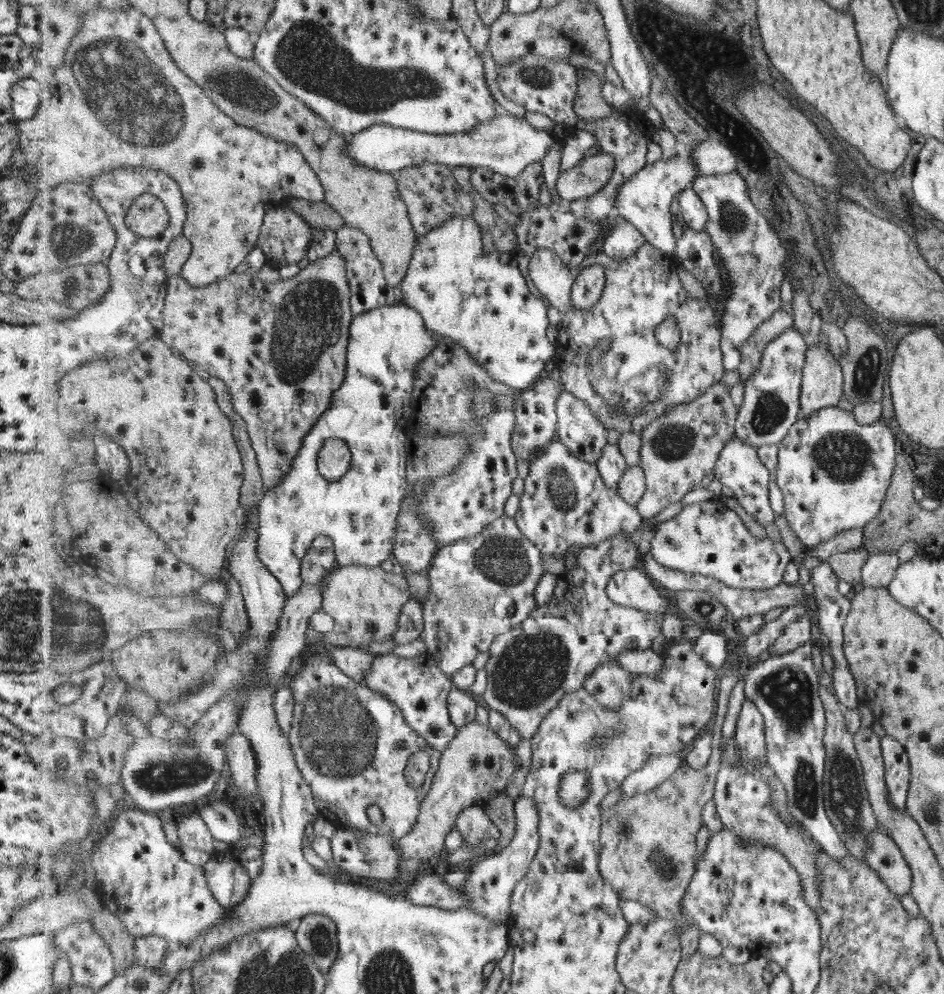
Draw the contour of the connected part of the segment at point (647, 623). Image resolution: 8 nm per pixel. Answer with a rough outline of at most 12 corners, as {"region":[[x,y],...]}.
{"region":[[627,533],[582,546],[547,604],[499,635],[484,702],[532,740],[549,711],[665,615],[607,587]]}

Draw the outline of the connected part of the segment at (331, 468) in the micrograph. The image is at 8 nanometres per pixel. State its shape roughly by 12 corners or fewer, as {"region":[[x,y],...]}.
{"region":[[327,440],[318,468],[330,482],[350,469],[349,444]]}

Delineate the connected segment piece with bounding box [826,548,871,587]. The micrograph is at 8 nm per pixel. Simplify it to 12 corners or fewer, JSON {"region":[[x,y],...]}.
{"region":[[865,548],[834,555],[826,562],[853,587],[862,581],[870,556]]}

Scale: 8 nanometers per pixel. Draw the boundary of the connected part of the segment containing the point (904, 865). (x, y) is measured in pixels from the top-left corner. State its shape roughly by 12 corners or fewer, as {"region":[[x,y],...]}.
{"region":[[882,827],[869,838],[865,861],[899,897],[912,888],[911,869]]}

